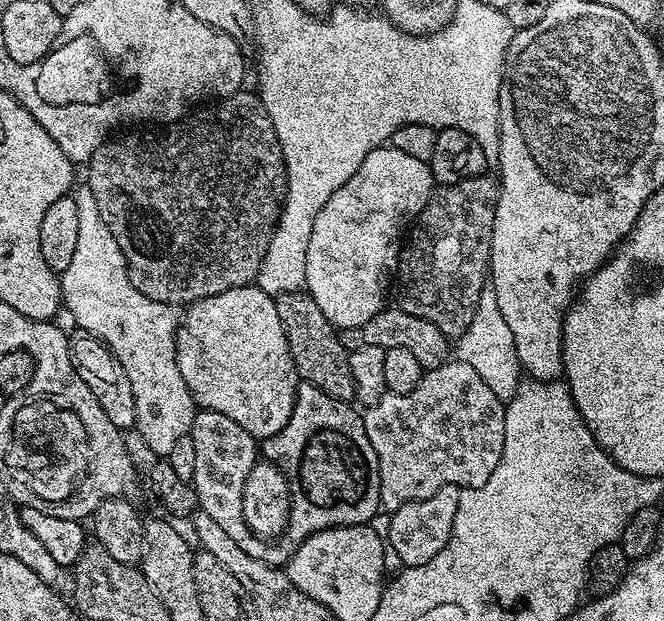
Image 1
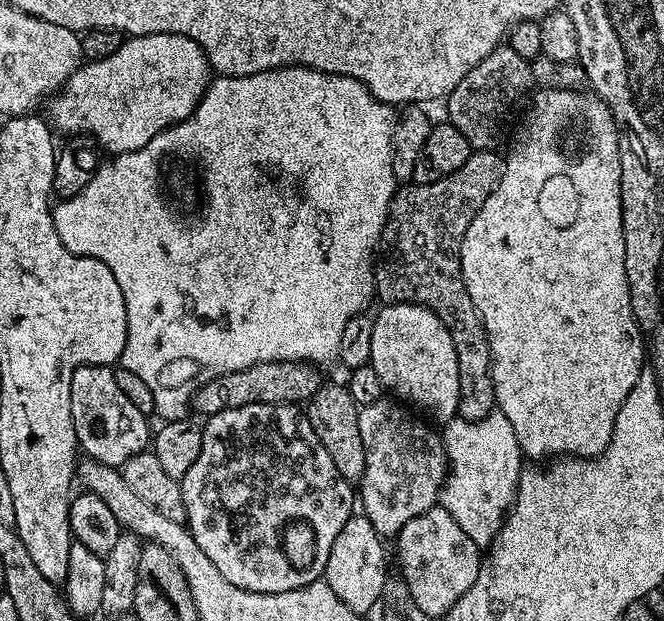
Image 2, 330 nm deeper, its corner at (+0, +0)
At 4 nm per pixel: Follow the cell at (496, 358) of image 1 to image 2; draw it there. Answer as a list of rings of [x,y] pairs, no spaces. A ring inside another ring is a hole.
[[[498,410],[481,420],[453,419],[450,427],[452,429],[442,436],[448,455],[448,475],[444,478],[438,504],[484,550],[491,545],[516,494],[516,483],[522,471],[520,443],[514,434],[514,426],[510,426],[510,418]]]

